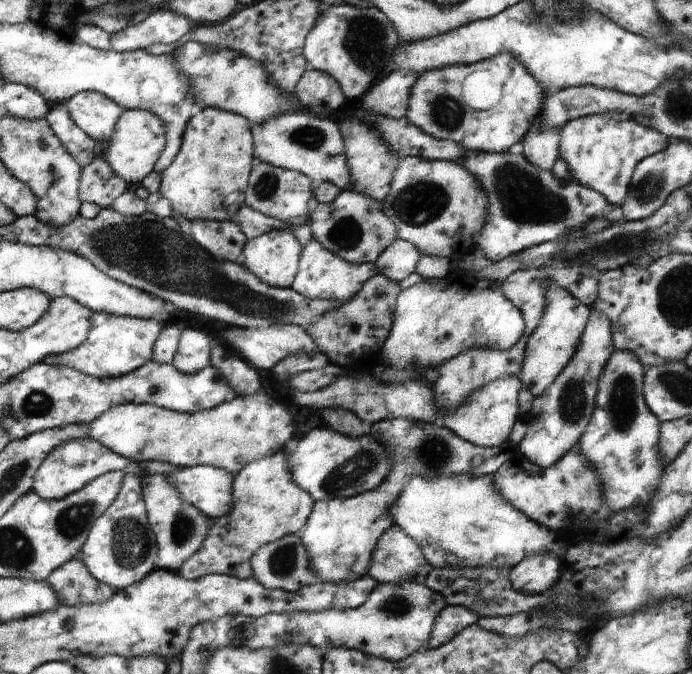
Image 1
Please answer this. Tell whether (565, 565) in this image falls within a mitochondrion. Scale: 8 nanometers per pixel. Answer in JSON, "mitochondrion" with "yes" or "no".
{"mitochondrion":"no"}

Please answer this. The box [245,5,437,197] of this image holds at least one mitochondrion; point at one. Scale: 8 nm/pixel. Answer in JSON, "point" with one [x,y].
{"point":[366,40]}

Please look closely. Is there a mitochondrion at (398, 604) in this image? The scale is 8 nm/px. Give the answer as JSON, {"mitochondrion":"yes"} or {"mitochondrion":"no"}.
{"mitochondrion":"yes"}

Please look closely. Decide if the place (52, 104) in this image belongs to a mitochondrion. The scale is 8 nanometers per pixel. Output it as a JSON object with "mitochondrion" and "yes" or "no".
{"mitochondrion":"no"}

